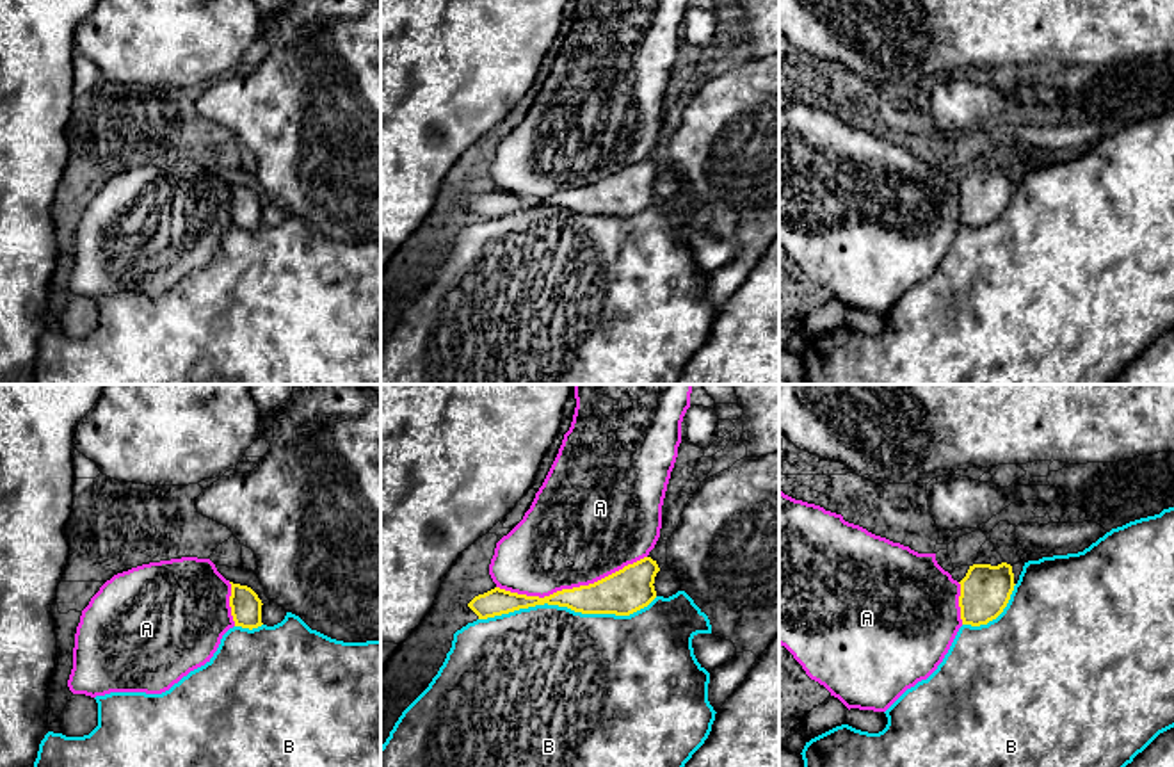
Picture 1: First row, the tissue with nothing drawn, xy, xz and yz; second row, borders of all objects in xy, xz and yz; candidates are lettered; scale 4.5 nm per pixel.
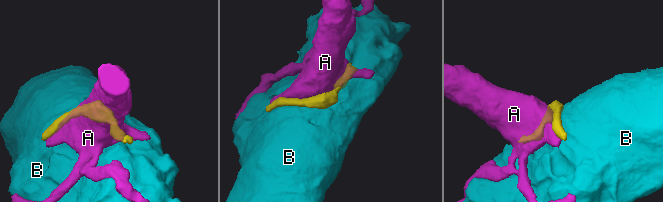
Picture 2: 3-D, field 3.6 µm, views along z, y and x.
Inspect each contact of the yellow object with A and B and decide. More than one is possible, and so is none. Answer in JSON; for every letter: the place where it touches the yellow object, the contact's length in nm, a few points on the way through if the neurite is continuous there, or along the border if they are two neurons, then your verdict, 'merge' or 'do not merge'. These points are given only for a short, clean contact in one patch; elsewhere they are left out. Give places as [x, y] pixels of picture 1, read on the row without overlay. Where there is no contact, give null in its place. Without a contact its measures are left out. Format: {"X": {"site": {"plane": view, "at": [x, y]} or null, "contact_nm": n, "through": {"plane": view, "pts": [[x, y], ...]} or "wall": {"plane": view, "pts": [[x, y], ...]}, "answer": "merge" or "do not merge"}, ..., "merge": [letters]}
{"A": {"site": {"plane": "xz", "at": [573, 189]}, "contact_nm": 700, "answer": "do not merge"}, "B": {"site": {"plane": "xz", "at": [568, 209]}, "contact_nm": 800, "answer": "do not merge"}, "merge": []}

